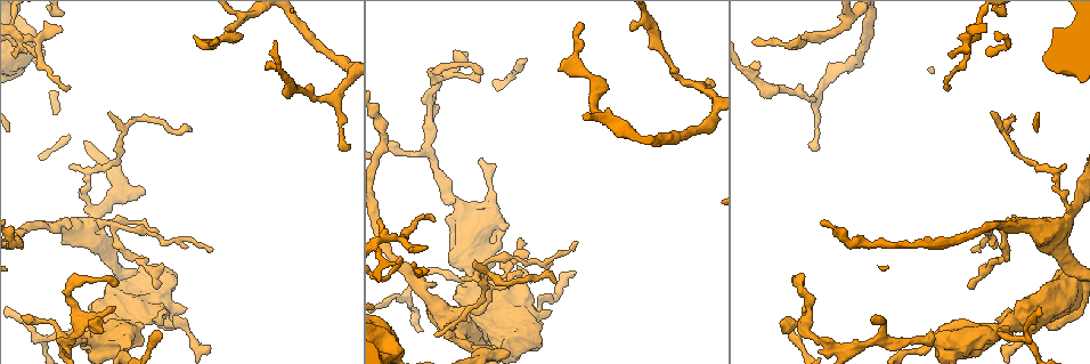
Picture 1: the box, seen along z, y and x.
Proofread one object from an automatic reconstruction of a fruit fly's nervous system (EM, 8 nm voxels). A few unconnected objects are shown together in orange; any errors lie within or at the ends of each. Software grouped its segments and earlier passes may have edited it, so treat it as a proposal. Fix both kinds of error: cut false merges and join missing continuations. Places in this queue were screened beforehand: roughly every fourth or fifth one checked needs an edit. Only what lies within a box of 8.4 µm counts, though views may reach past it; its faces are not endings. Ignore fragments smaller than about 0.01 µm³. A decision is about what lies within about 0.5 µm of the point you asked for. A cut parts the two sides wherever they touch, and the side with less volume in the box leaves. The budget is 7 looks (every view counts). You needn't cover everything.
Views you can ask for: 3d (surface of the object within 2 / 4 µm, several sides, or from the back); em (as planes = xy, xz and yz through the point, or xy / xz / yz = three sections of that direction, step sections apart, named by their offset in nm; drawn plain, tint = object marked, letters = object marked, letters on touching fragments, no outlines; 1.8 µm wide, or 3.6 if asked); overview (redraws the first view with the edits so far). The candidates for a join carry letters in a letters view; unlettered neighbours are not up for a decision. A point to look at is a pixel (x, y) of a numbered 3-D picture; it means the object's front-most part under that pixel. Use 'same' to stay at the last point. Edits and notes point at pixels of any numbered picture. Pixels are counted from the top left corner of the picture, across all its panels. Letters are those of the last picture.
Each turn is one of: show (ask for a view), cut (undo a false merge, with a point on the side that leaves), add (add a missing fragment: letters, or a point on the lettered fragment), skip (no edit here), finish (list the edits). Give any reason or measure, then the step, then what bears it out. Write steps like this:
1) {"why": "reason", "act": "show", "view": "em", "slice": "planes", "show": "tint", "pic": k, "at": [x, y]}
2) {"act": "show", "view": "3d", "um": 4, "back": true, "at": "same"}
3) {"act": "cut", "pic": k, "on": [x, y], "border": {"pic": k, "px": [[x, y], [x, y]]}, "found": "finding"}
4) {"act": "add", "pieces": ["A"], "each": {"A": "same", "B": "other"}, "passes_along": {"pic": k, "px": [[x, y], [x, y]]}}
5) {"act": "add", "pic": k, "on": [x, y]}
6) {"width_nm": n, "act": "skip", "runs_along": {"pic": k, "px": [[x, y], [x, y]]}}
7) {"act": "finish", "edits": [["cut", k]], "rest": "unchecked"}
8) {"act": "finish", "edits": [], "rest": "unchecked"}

{"why": "thick turns thin", "act": "show", "view": "em", "slice": "planes", "show": "tint", "pic": 1, "at": [994, 331]}

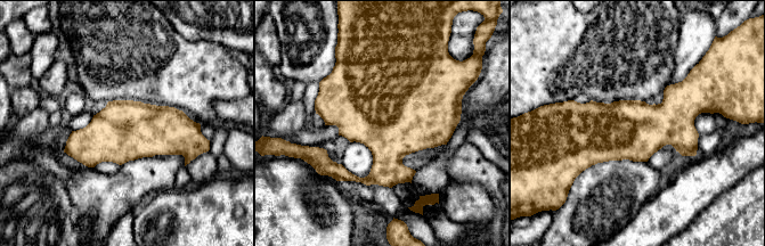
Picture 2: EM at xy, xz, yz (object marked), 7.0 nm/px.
{"act": "show", "view": "em", "slice": "planes", "show": "letters", "at": "same"}

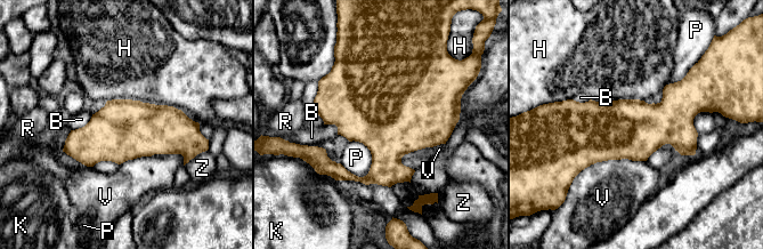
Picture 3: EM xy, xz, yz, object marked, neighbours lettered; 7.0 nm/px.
{"act": "skip", "each": {"B": "other", "H": "other", "K": "other", "P": "other", "R": "other", "V": "other", "Z": "other"}, "border": {"pic": 3, "px": [[349, 141], [370, 151], [363, 177]]}, "found": "all the same cell"}

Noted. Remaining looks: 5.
{"why": "sharp bend", "act": "show", "view": "3d", "um": 4, "pic": 1, "at": [526, 314]}

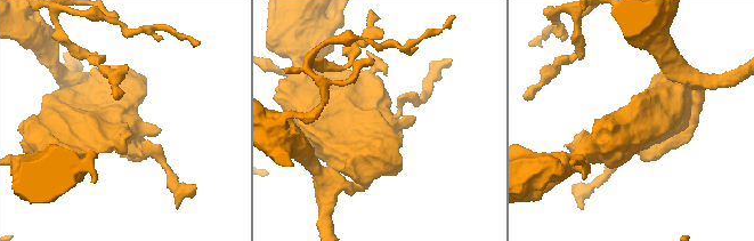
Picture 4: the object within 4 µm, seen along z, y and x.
{"why": "shape alone is not enough", "act": "show", "view": "em", "um": 3.6, "slice": "planes", "show": "letters", "pic": 4, "at": [381, 119]}

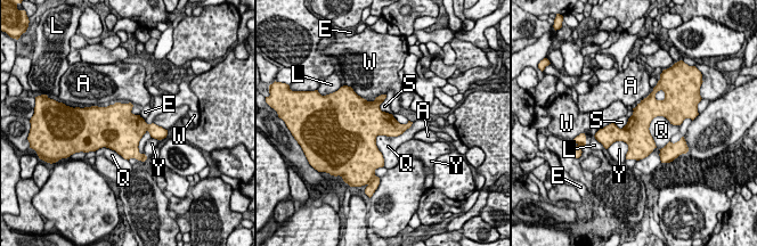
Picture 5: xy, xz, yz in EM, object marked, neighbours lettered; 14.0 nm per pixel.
{"longest_contact_nm": ["Q", 750], "act": "skip", "each": {"A": "other", "E": "other", "L": "other", "Q": "other", "S": "other", "W": "other", "Y": "other"}, "found": "continuous, no second cell"}

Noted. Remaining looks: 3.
{"why": "branch stops here", "act": "show", "view": "em", "slice": "planes", "show": "letters", "pic": 1, "at": [479, 82]}

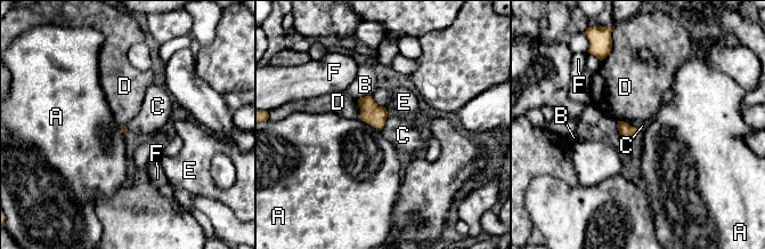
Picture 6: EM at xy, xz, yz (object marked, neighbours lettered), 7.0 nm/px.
{"act": "skip", "each": {"A": "other", "B": "other", "C": "other", "D": "other", "E": "other", "F": "other"}, "border": {"pic": 6, "px": [[623, 121], [640, 130]]}, "found": "none of them fits"}

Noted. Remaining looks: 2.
{"act": "finish", "edits": [], "rest": "unchecked"}

